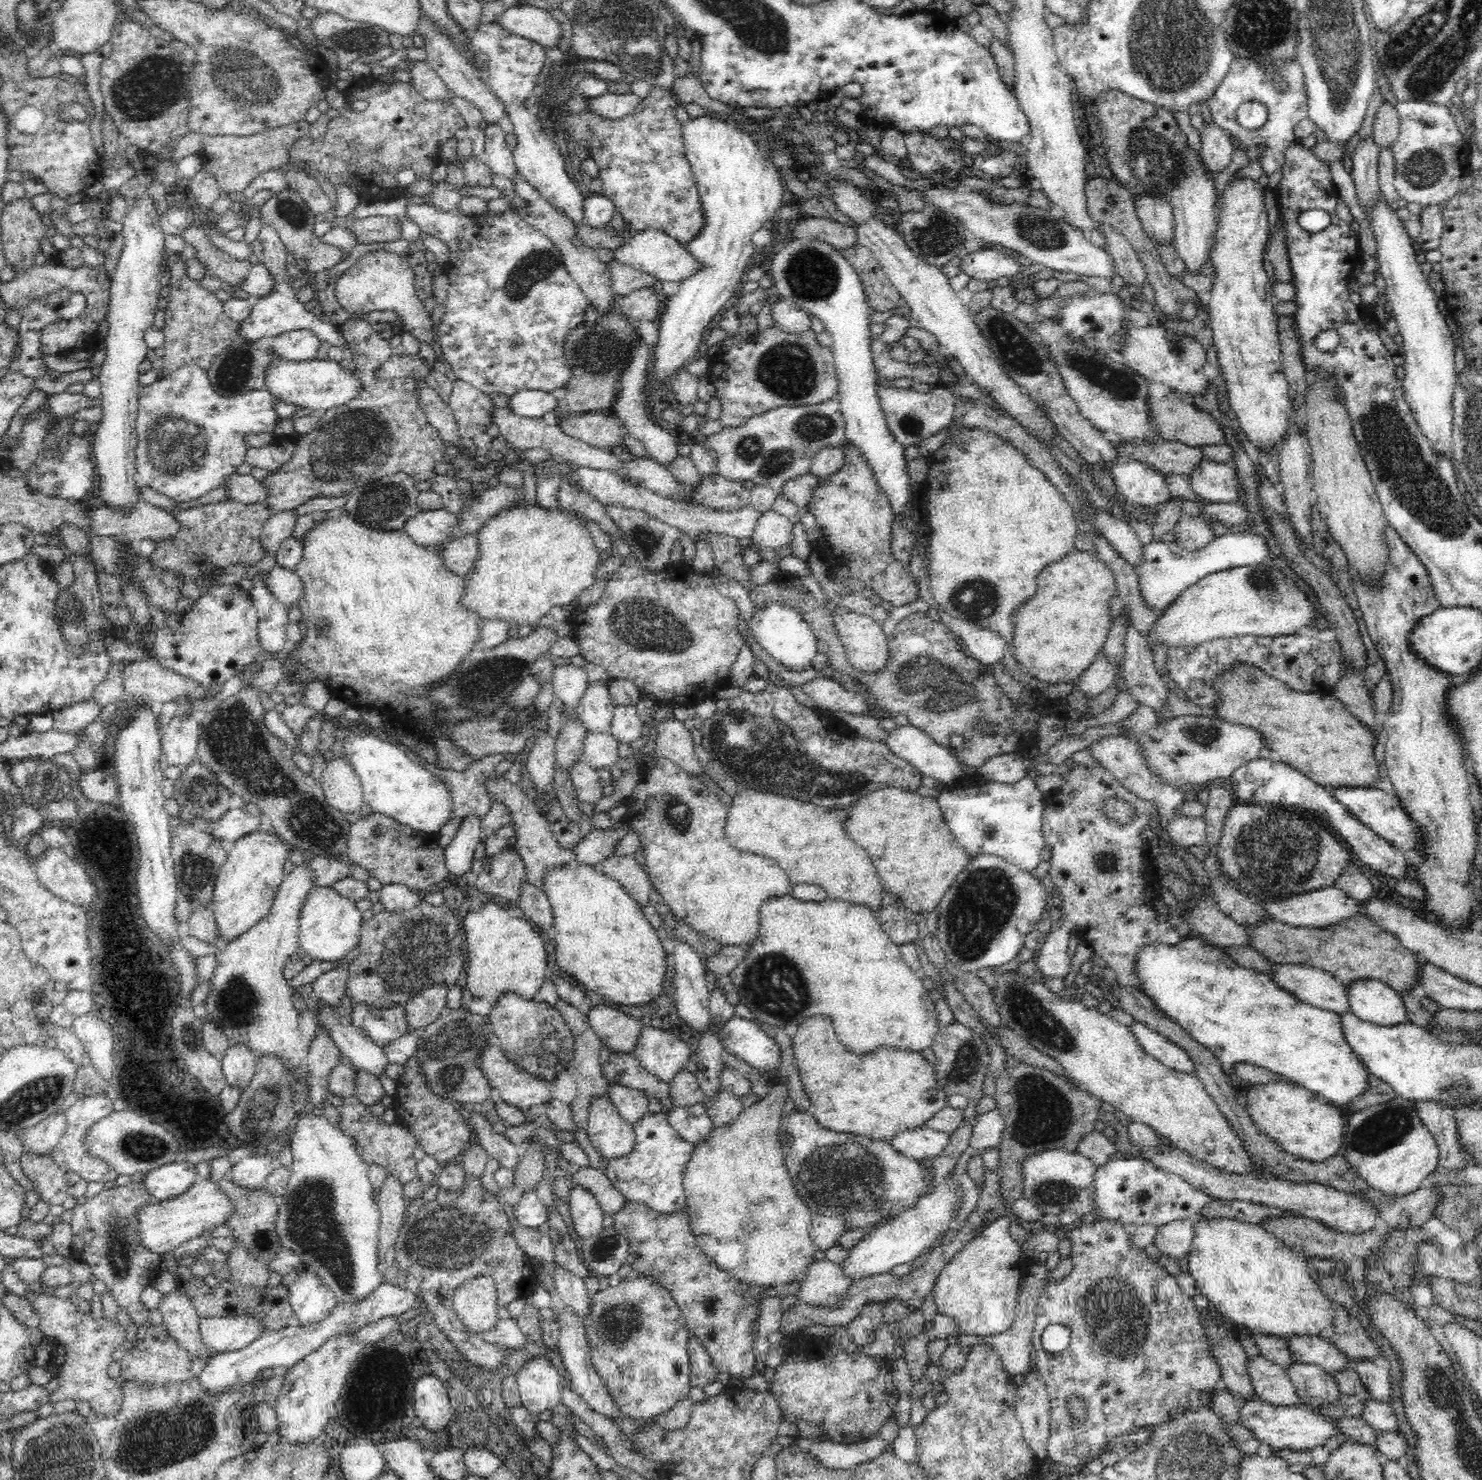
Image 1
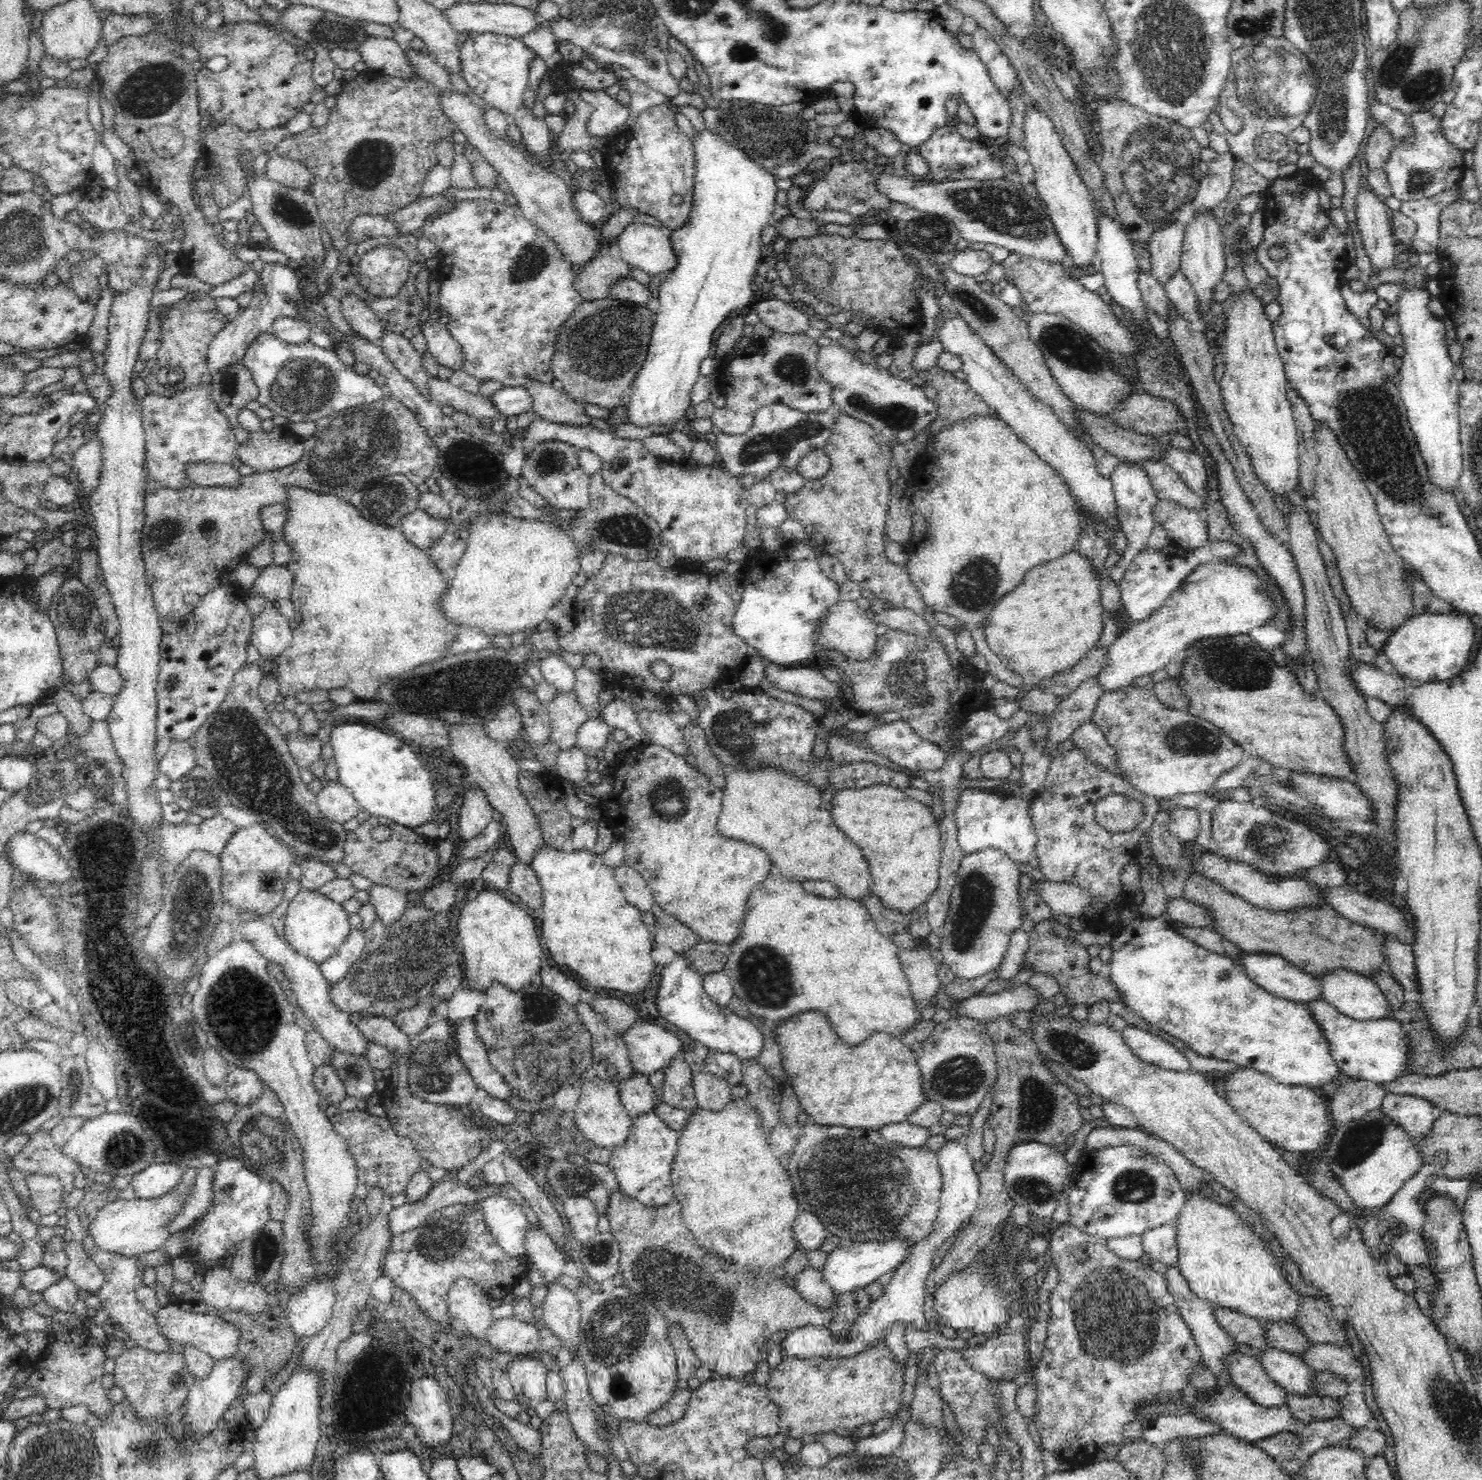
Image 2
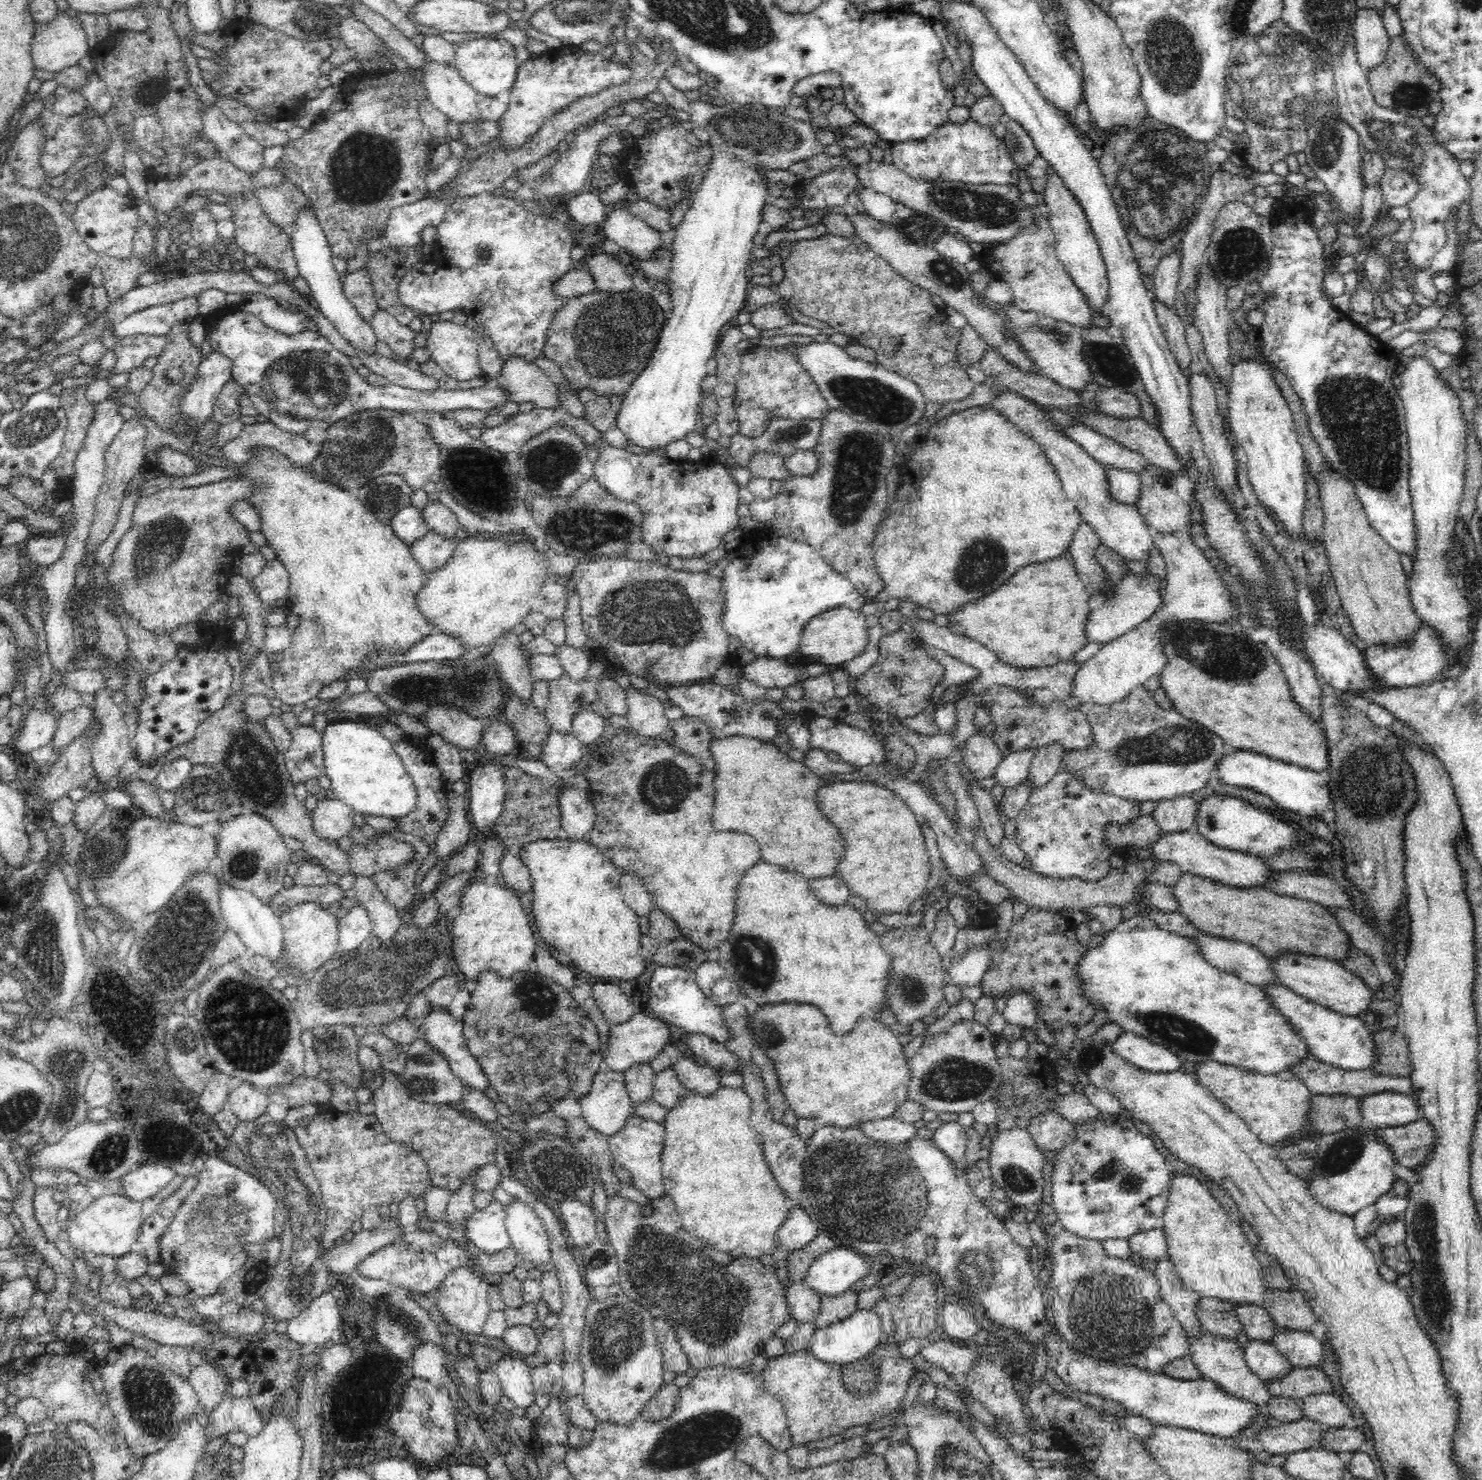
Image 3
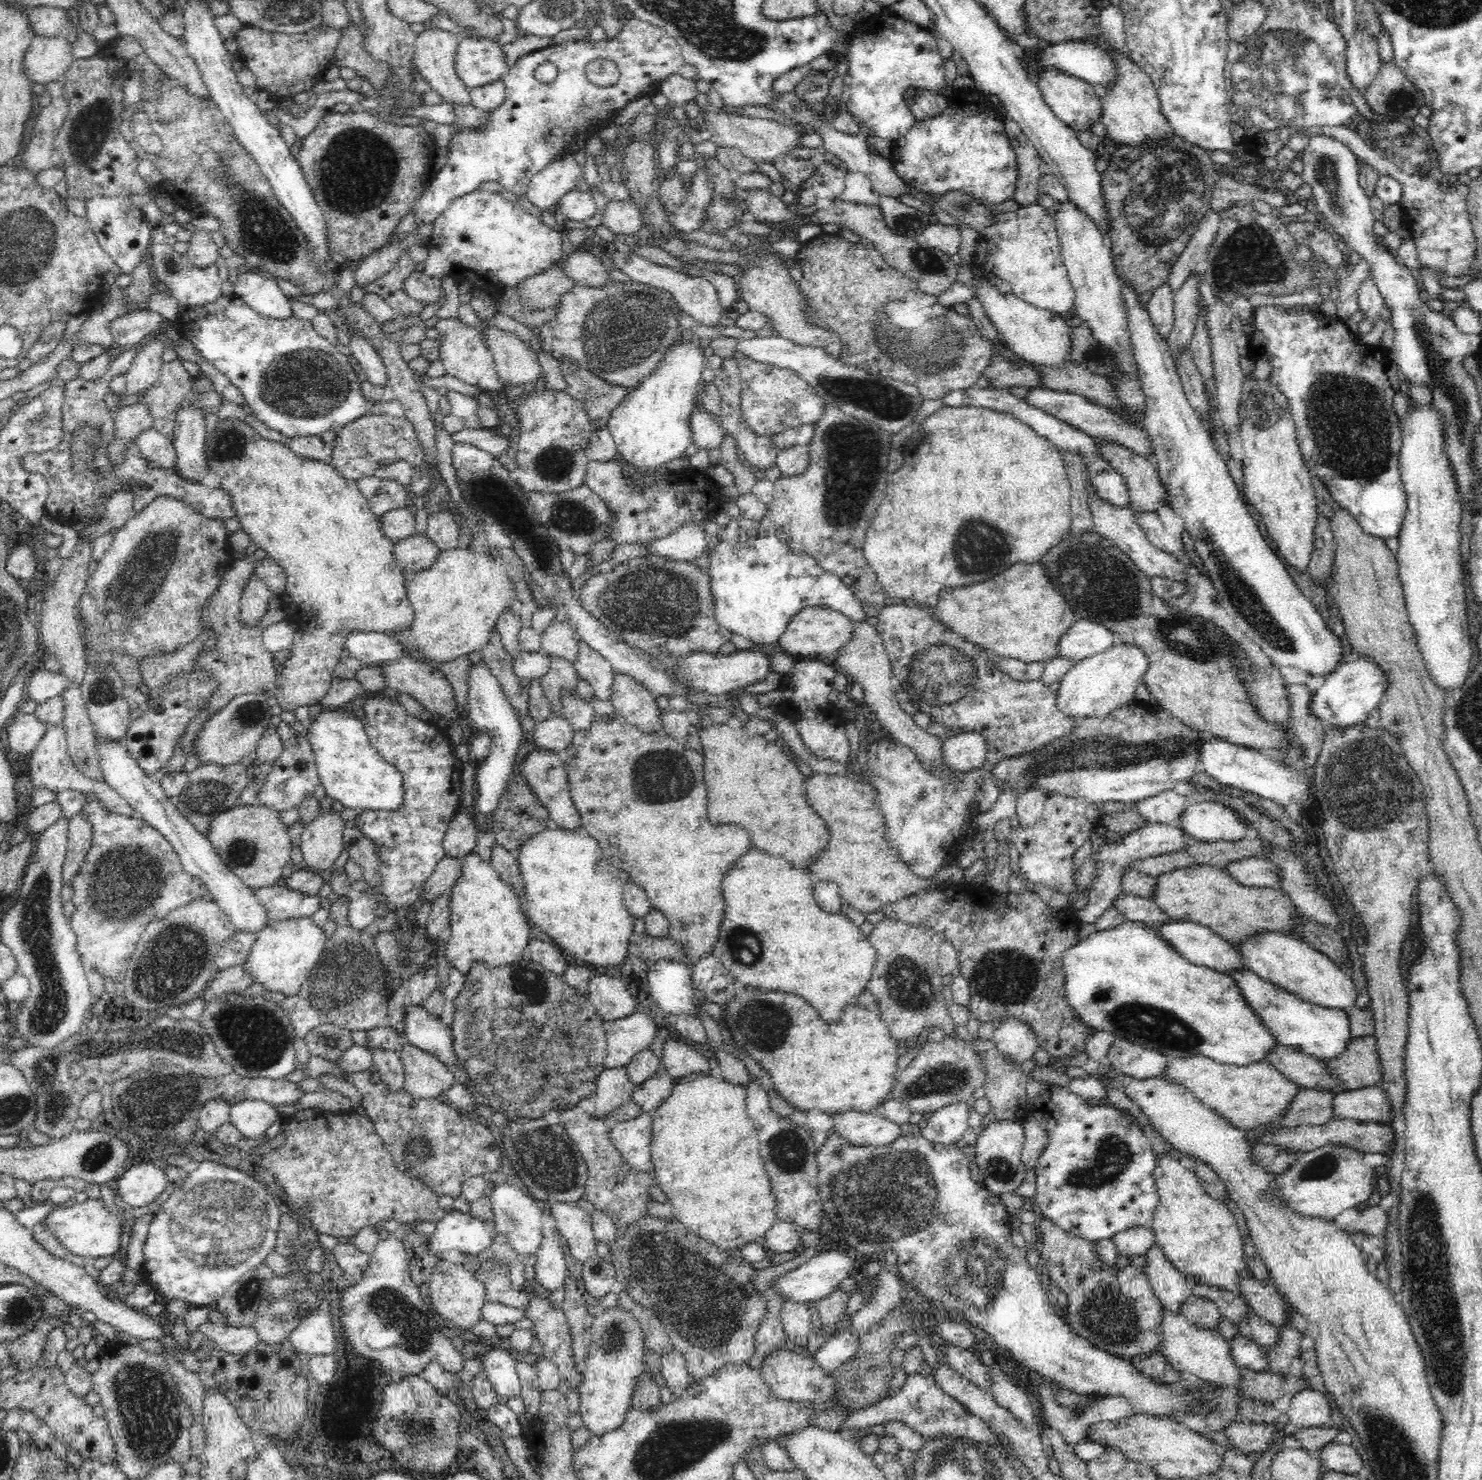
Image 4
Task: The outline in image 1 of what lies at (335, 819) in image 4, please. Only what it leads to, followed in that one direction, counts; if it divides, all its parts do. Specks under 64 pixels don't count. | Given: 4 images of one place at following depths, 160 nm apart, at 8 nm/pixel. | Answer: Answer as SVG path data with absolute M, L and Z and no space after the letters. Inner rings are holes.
M336 758L327 762L322 788L329 808L342 814L357 812L363 802L363 786L350 759Z

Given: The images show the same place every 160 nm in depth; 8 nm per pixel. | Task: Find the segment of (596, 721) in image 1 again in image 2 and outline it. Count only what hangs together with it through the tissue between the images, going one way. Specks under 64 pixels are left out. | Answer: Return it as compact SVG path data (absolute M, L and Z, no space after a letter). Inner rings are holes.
M584 665L575 670L575 688L578 703L589 717L602 717L602 710L598 711L598 694L601 690L600 677L586 669Z

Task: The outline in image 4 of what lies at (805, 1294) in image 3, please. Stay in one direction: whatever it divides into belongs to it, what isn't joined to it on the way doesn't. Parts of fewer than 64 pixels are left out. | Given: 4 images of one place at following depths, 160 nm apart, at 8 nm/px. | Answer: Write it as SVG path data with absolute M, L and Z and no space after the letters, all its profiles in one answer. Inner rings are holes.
M788 1299L782 1303L781 1317L784 1334L795 1343L797 1351L806 1346L808 1334L811 1332L810 1311L808 1303Z

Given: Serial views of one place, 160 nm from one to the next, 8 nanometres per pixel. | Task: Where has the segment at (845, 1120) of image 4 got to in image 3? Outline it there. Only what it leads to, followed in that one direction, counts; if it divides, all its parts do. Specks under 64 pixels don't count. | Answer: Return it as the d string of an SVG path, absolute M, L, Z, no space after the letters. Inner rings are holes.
M894 1116L878 1121L868 1121L858 1127L872 1140L897 1145L909 1143L916 1136L917 1130L913 1123L902 1122Z

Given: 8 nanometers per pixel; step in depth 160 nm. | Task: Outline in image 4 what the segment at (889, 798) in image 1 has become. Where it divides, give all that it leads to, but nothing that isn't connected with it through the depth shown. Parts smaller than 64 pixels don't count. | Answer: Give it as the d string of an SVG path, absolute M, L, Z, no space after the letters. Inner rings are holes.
M814 773L806 778L804 789L808 803L826 821L830 834L826 850L818 854L816 862L808 868L809 874L814 881L835 882L840 887L839 891L844 904L849 904L868 915L932 885L931 880L920 878L910 869L906 859L899 854L898 847L888 845L890 844L890 827L886 823L886 815L879 809L878 790L850 776L826 773Z

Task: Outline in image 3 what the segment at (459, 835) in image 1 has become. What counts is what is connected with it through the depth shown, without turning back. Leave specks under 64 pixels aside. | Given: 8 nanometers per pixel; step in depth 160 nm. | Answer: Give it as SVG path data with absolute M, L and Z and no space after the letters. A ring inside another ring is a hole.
M492 762L490 766L477 766L470 772L468 796L470 803L468 816L476 832L486 826L494 825L502 814L506 793L504 777L500 776L500 764Z

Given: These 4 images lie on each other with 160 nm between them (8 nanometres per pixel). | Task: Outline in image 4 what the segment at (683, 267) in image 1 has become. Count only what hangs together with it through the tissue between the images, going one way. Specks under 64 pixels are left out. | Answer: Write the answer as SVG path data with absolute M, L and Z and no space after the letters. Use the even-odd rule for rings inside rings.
M611 200L607 203L601 224L614 233L642 234L641 212L636 203L628 200Z

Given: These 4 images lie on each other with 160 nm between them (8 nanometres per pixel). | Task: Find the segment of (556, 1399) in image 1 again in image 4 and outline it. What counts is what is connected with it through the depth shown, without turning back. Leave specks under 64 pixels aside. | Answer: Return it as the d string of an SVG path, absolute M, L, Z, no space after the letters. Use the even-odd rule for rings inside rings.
M500 1347L491 1349L482 1357L482 1368L497 1395L519 1396L521 1386L515 1362L510 1353Z

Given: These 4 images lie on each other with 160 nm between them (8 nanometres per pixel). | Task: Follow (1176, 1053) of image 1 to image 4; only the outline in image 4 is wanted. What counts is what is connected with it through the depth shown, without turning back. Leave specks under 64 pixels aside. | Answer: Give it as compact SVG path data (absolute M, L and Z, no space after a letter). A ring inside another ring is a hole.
M1116 1039L1105 1060L1134 1079L1148 1079L1160 1077L1166 1072L1168 1056L1124 1039Z

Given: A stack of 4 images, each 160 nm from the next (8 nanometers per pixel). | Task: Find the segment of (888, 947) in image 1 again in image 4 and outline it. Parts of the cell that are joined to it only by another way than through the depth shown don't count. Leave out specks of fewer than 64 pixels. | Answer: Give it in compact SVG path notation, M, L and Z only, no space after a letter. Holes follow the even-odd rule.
M750 848L748 852L743 854L744 858L740 857L740 866L732 868L730 872L732 874L726 874L723 878L723 897L726 902L726 909L724 909L724 916L722 926L719 930L718 942L714 946L712 955L724 965L726 970L730 971L734 979L740 981L745 987L752 990L760 991L760 993L772 993L764 992L764 990L778 990L778 992L788 992L788 994L796 994L796 996L802 996L808 1004L816 1006L816 1012L828 1022L832 1020L832 1024L835 1025L836 1020L840 1020L843 1017L844 1010L848 1004L856 1004L856 996L860 992L864 992L864 988L868 990L868 982L872 978L872 970L876 966L876 948L872 947L872 944L868 941L867 936L860 932L859 926L851 921L847 915L842 912L827 912L822 910L817 905L813 895L813 877L809 874L808 870L797 869L794 865L789 864L780 857L773 857L768 853L756 848Z

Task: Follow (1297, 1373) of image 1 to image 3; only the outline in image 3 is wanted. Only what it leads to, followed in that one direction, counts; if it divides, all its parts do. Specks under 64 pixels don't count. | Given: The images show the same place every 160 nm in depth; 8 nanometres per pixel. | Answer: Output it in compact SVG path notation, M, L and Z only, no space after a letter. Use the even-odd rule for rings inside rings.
M1250 1339L1243 1351L1248 1368L1264 1381L1282 1378L1294 1367L1274 1345L1265 1341Z

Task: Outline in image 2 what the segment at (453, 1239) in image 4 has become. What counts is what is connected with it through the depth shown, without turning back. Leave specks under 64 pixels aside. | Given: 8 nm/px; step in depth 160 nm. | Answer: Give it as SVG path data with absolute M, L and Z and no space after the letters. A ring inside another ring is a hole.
M498 1195L485 1198L479 1202L493 1236L499 1245L510 1255L523 1257L524 1238L530 1230L530 1223L522 1211L522 1205Z

